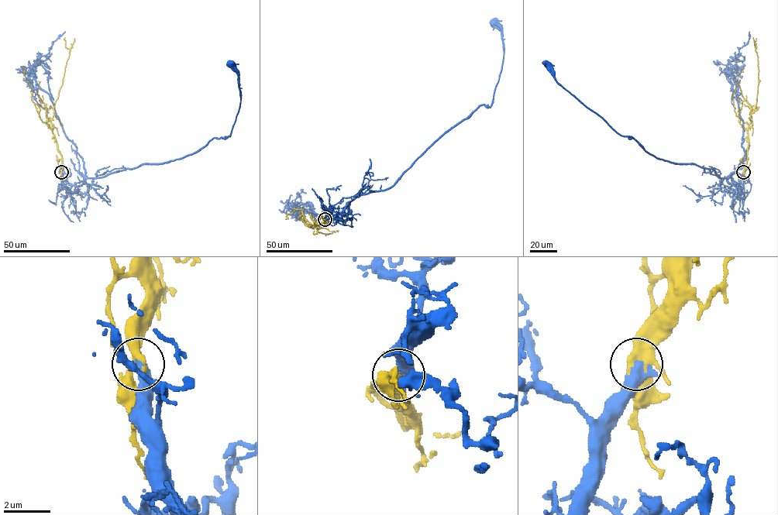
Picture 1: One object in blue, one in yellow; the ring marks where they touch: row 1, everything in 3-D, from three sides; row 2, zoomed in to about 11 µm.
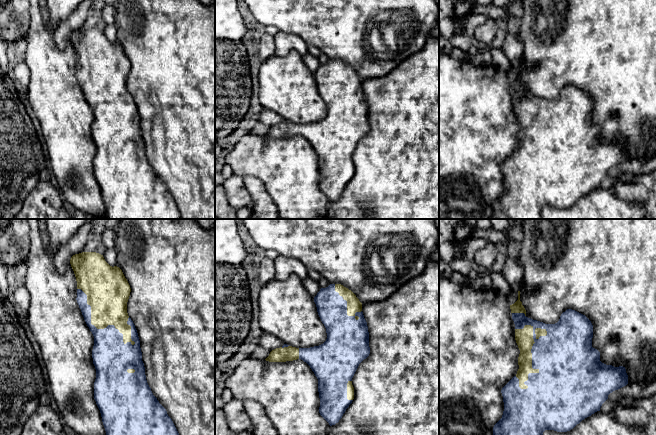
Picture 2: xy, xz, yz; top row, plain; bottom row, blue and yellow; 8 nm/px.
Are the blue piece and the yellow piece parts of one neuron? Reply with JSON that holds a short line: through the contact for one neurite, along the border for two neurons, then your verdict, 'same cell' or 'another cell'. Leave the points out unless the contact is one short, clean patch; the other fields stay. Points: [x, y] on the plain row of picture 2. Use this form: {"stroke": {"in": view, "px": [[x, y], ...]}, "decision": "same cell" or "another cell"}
{"decision": "same cell"}

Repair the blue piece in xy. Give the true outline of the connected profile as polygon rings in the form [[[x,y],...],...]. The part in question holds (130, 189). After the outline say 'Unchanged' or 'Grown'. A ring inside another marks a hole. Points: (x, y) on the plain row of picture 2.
[[[96,28],[75,30],[71,33],[70,40],[77,57],[77,79],[94,112],[92,126],[96,145],[94,175],[106,207],[105,219],[180,219],[180,212],[172,195],[147,159],[140,116],[135,101],[127,89],[131,64],[122,46],[117,42],[110,42],[103,31]]]. Grown

